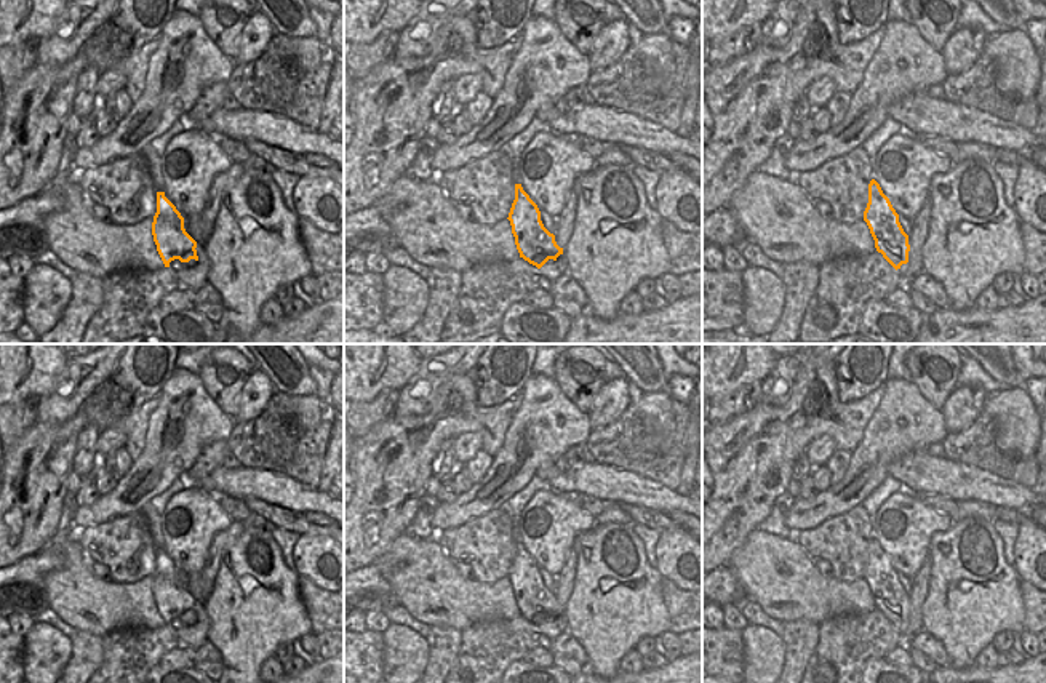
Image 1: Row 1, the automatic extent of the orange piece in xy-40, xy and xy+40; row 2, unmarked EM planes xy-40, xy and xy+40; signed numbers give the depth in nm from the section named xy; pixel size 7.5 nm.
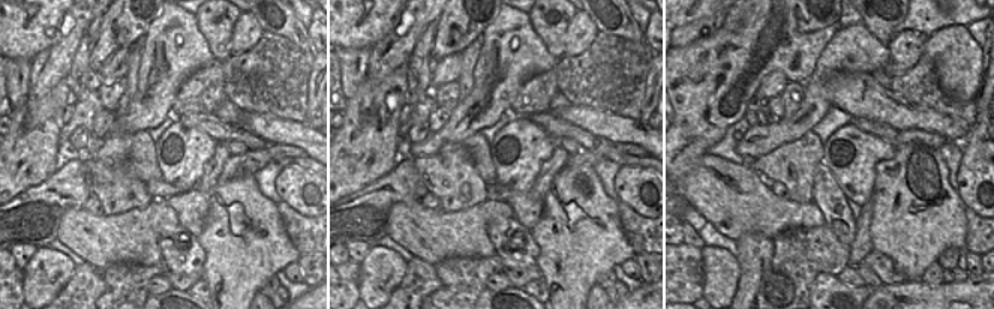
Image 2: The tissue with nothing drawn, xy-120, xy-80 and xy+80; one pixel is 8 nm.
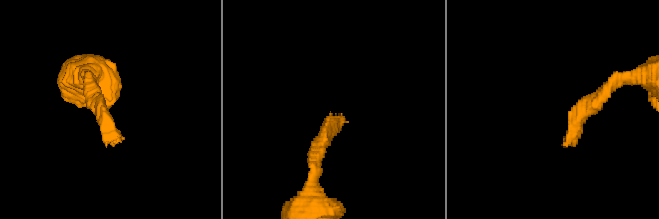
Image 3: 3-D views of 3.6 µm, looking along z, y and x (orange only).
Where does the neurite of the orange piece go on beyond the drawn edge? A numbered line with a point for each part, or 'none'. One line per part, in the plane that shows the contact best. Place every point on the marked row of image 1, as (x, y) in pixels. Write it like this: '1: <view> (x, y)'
1: xy-40 (194, 272)

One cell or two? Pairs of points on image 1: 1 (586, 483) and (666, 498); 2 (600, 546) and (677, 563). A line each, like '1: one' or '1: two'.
1: one
2: two

